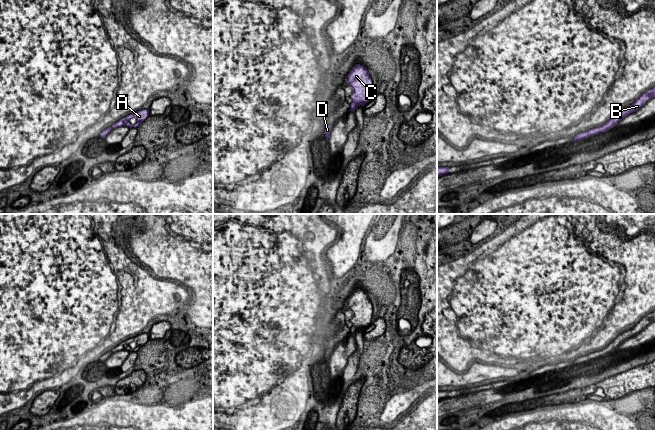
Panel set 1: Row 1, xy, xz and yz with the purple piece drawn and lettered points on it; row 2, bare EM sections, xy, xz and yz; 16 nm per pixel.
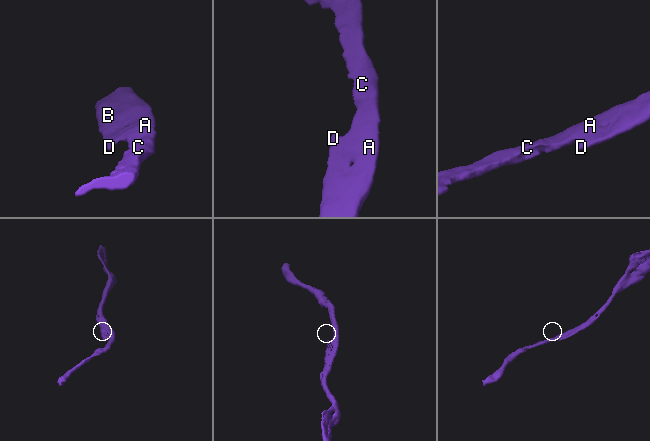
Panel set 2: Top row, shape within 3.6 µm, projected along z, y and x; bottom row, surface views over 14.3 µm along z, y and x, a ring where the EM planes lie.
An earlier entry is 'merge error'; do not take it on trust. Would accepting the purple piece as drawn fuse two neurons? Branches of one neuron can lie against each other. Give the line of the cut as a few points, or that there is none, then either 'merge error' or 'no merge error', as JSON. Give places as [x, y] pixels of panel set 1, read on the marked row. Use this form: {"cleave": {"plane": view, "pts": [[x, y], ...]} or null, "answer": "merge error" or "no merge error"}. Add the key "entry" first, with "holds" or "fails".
{"entry": "fails", "cleave": null, "answer": "no merge error"}

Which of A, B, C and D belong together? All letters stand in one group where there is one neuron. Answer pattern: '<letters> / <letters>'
A B C D

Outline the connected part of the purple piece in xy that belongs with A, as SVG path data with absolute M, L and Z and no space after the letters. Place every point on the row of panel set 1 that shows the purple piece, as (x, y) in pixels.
M142 109L135 113L129 114L122 119L118 120L116 123L114 123L111 127L108 127L107 129L103 130L100 133L100 137L104 139L106 135L114 128L127 126L129 128L137 128L147 117L149 116L149 110Z

